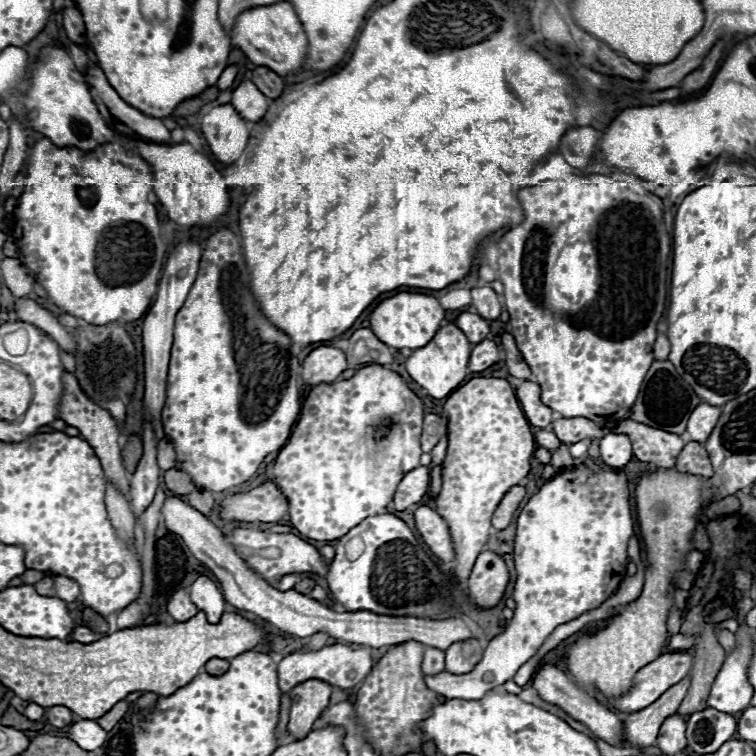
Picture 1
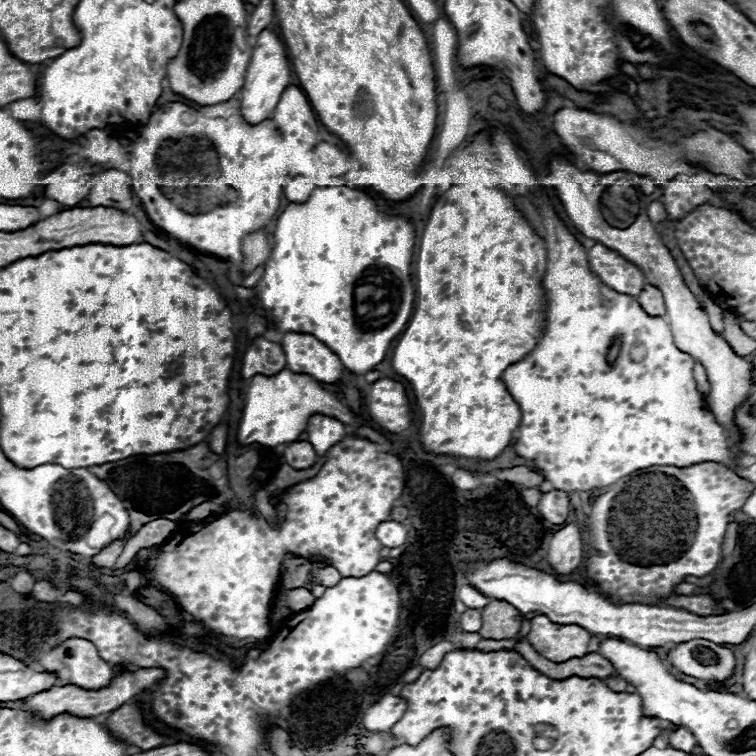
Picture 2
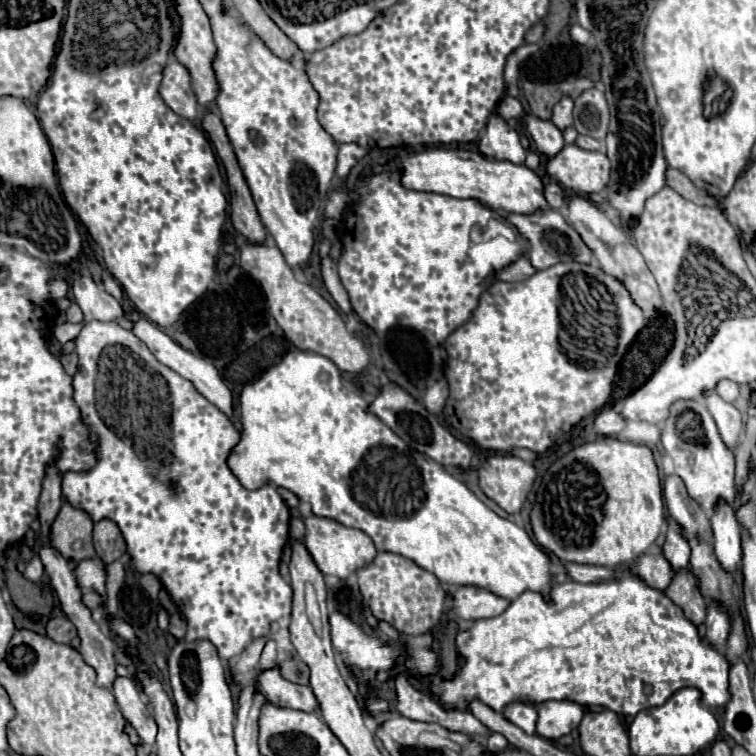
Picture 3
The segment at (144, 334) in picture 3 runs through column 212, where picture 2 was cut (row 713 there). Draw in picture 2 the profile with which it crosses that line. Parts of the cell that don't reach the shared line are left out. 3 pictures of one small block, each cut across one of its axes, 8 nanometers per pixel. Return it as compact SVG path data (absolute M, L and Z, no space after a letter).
M386 694L364 714L364 728L370 732L388 732L406 712L408 702L400 696Z

